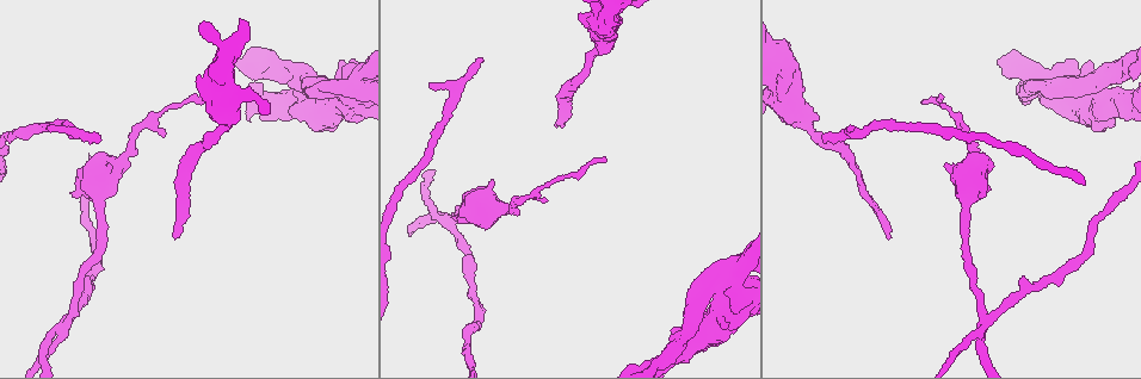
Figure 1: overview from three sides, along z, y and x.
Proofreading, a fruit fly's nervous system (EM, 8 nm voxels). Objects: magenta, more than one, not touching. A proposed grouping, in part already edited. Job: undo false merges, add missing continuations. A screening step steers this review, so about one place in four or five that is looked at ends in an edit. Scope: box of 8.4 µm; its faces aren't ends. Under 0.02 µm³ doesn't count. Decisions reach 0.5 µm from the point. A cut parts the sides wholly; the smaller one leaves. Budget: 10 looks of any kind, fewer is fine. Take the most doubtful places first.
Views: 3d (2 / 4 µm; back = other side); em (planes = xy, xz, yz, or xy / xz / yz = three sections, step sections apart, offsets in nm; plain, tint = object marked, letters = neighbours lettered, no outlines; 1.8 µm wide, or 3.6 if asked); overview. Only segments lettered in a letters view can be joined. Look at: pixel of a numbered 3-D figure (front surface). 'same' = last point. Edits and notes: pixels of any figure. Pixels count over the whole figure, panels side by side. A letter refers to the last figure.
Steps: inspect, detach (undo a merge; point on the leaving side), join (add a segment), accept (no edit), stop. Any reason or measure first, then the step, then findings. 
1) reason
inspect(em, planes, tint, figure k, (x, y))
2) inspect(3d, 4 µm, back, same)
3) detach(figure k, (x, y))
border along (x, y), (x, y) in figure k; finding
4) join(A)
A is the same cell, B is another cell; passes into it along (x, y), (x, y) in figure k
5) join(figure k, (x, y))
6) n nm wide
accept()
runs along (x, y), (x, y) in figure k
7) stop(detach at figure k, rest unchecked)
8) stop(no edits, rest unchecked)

sharp bend
inspect(em, xz, step 4, letters, figure 1, (989, 317))

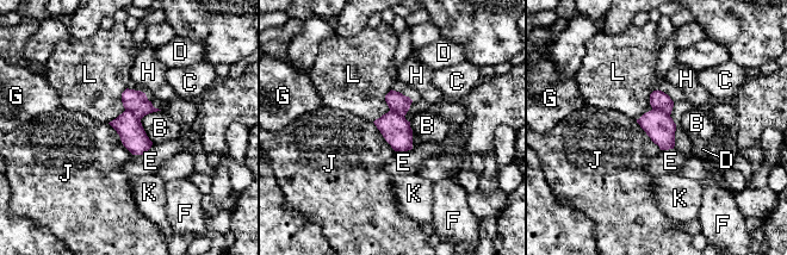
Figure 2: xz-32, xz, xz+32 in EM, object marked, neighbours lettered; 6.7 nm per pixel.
180 nm wide; L touches over 280 nm
detach(figure 2, (660, 126))
B, C, D, E, F, G, H, J, K and L are other cells; two neurons meet here

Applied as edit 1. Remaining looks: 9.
inspect(overview)

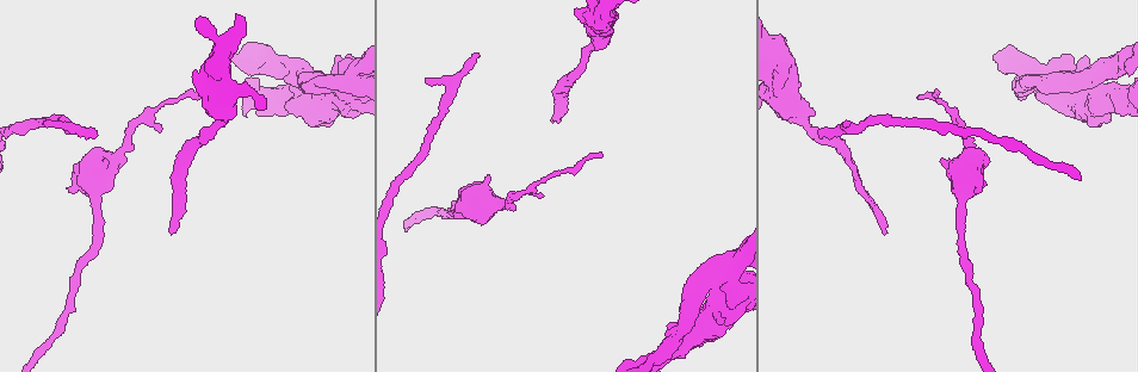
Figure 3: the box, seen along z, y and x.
an open end
inspect(em, planes, letters, figure 3, (477, 54))

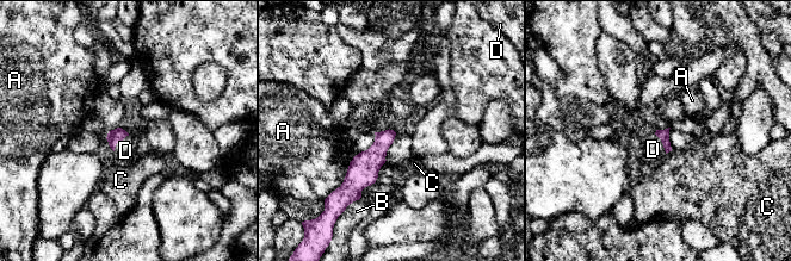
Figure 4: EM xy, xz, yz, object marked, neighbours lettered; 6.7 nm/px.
join(D)
D is the same cell, A, B and C are other cells; the neuron continues

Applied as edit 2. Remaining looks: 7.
redraw
inspect(overview)

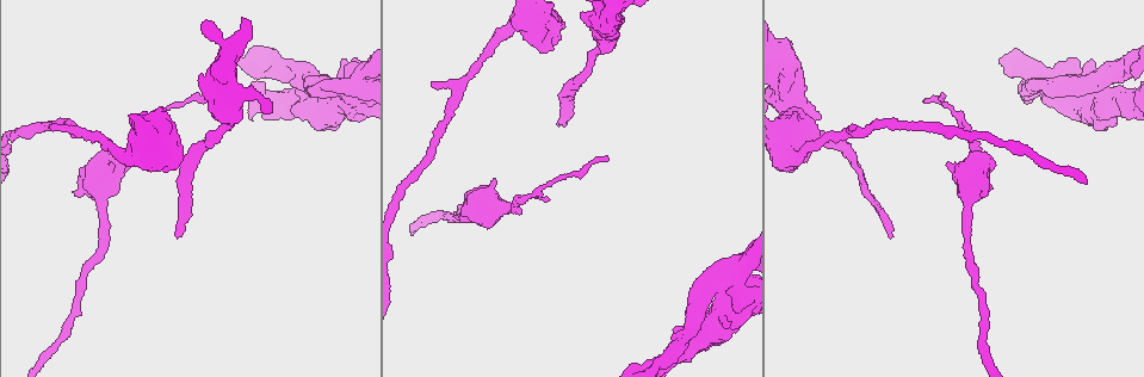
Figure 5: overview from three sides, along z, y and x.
free end
inspect(em, planes, letters, figure 5, (888, 236))

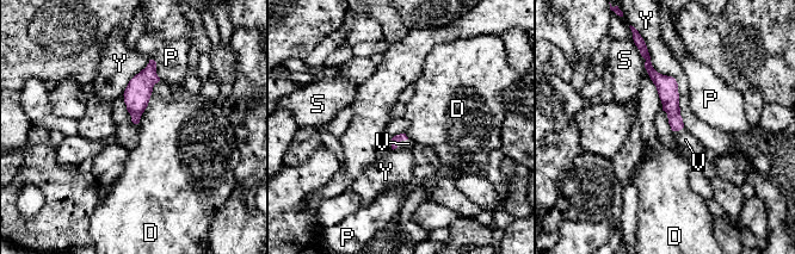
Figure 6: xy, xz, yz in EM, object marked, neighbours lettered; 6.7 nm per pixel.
join(V)
V is the same cell, D, P, S and Y are other cells; passes into it along (395, 140), (400, 141), (408, 143) in figure 6; the neuron continues

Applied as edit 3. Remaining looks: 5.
stop(detach at figure 2, join at figure 4, join at figure 6, rest unchecked)

